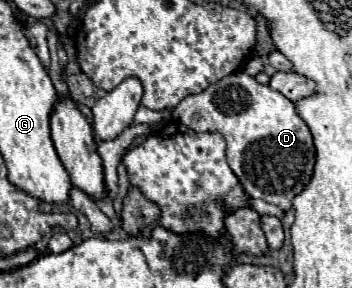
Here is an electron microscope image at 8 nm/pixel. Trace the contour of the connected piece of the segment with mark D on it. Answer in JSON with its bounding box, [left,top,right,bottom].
[172,73,316,211]

